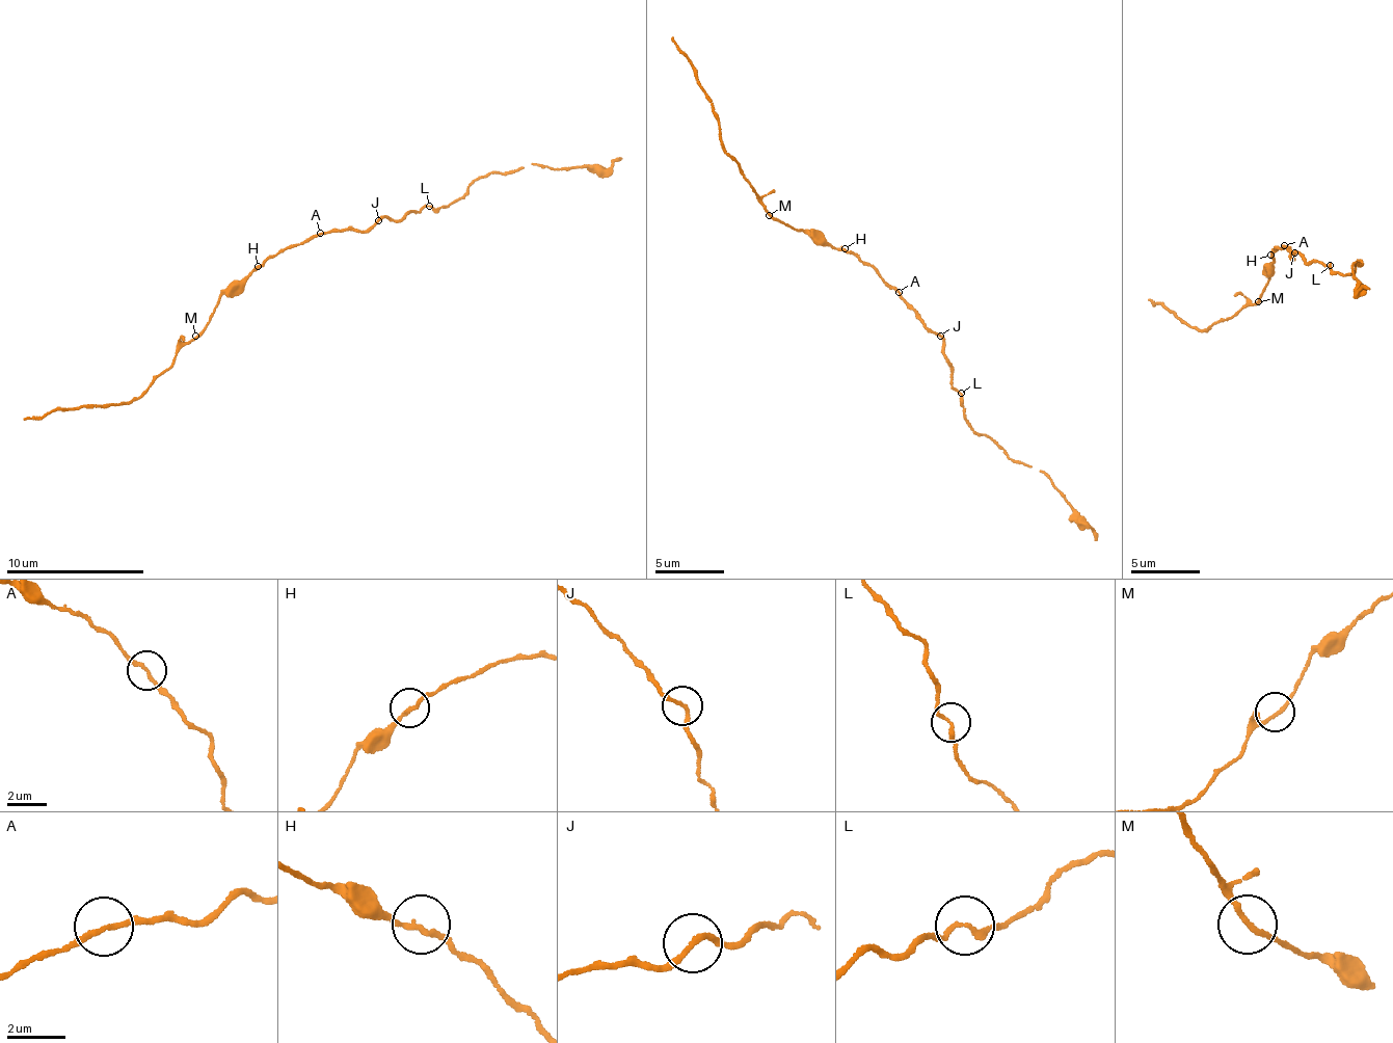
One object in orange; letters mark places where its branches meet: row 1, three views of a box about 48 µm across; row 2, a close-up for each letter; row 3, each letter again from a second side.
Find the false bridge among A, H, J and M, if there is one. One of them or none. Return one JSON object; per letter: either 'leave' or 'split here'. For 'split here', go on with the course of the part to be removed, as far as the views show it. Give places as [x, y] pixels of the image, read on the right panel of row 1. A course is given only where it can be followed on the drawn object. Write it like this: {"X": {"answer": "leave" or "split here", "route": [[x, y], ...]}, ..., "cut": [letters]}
{"A": {"answer": "leave"}, "H": {"answer": "leave"}, "J": {"answer": "leave"}, "M": {"answer": "leave"}, "cut": []}

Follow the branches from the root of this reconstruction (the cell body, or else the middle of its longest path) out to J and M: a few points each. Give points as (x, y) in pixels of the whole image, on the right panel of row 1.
J: (1281, 247), (1285, 247), (1291, 258), (1294, 251)
M: (1281, 247), (1278, 245), (1270, 258), (1275, 263), (1258, 301)

